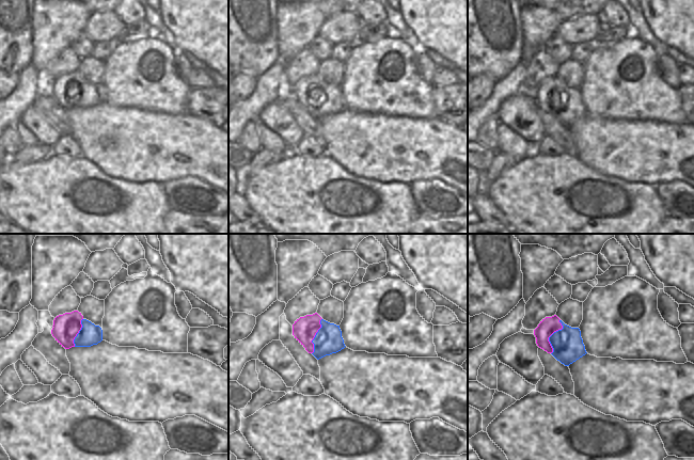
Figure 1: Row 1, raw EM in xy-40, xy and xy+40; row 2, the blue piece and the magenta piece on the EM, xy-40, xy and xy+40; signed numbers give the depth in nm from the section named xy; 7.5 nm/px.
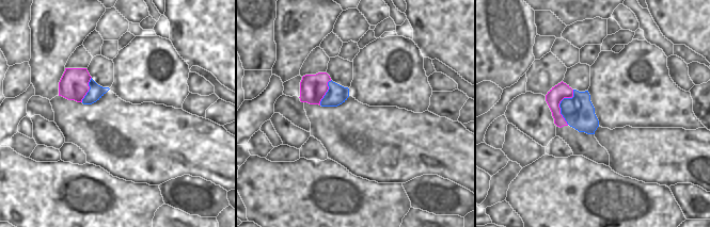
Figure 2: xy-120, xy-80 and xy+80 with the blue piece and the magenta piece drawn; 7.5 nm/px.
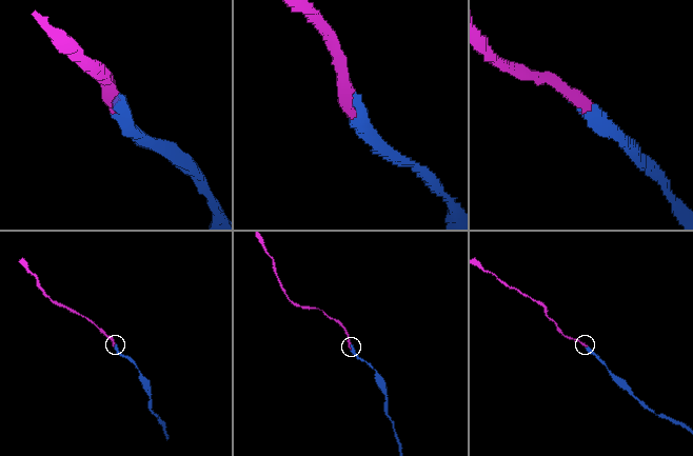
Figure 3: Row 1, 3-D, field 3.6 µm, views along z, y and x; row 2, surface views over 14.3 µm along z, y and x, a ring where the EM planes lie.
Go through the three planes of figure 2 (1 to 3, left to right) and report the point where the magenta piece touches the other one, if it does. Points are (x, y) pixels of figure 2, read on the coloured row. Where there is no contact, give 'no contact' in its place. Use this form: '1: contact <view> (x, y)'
1: contact xy-120 (89, 90)
2: contact xy-80 (327, 92)
3: contact xy+80 (559, 103)

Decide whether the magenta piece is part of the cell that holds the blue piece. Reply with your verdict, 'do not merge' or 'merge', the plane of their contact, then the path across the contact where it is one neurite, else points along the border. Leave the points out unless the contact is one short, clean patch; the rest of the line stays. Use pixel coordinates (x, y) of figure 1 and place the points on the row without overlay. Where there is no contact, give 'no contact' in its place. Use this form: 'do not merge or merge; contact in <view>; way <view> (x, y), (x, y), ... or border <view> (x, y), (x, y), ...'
merge; contact in xy+40

